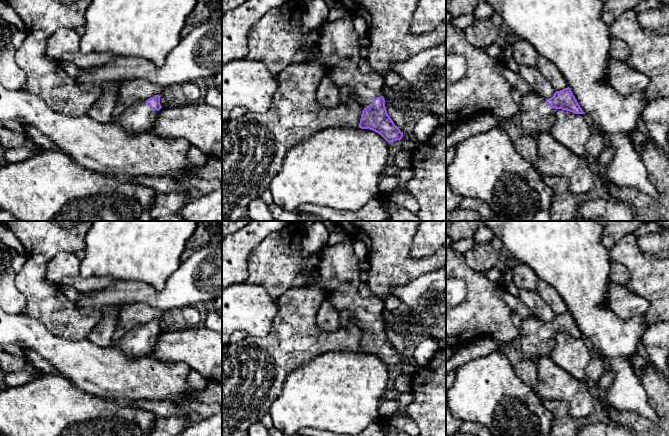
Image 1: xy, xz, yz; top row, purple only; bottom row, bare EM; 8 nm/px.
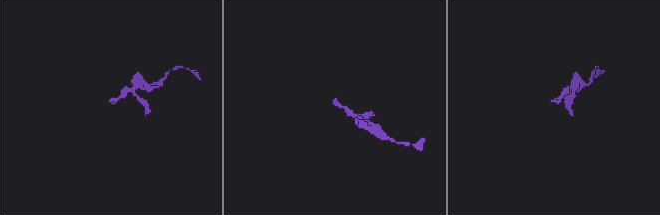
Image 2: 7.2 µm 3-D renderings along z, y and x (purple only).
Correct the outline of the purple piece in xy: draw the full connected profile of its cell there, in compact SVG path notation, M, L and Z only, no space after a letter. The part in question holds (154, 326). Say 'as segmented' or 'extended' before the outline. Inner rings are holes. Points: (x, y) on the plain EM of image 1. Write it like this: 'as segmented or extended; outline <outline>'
extended; outline M161 319L153 320L146 325L140 325L125 332L115 348L123 352L129 359L150 356L158 335L162 332L160 321Z

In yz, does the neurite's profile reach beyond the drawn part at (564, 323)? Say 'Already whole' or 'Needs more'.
Needs more

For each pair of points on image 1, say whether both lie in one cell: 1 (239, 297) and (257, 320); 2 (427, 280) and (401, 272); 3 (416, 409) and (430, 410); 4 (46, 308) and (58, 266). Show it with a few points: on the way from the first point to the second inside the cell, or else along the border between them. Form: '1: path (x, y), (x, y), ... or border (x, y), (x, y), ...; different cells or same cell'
1: path (242, 303), (253, 314); same cell
2: border (435, 270), (422, 273), (396, 288); different cells
3: path (419, 410), (427, 410); same cell
4: border (46, 261), (46, 277), (51, 282), (61, 286); different cells

